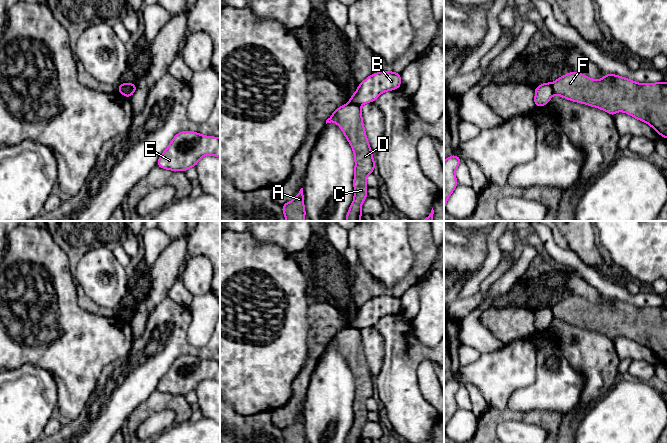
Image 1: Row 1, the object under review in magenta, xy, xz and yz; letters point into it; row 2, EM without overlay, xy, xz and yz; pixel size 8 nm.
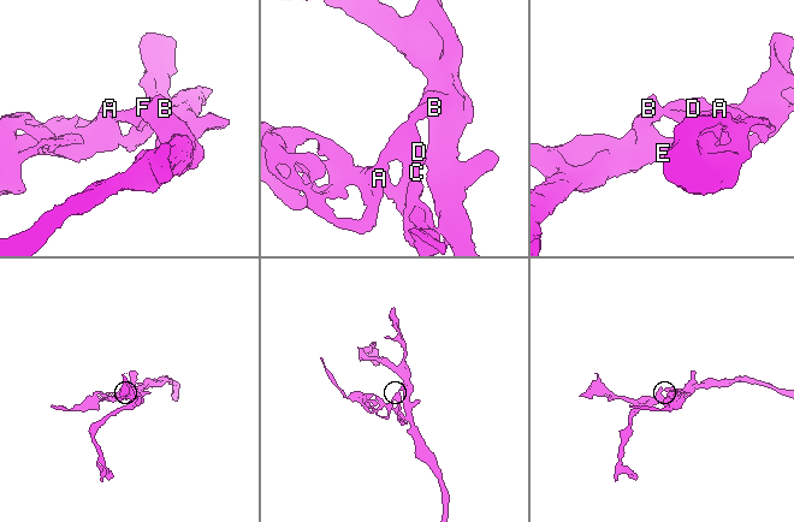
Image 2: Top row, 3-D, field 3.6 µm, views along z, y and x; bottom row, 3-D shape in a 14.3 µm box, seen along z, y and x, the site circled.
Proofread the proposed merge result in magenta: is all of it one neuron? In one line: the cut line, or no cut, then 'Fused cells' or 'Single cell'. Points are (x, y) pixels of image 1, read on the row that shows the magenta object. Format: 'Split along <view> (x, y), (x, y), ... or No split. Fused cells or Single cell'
Split along xz (350, 102), (359, 106). Fused cells

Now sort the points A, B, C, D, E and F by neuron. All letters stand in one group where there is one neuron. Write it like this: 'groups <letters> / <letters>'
groups A C D F / B E

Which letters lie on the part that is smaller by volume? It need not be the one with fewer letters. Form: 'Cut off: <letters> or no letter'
Cut off: A, C, D, F

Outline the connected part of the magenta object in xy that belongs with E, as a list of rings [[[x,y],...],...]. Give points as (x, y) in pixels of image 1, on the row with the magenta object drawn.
[[[181,131],[175,135],[169,146],[160,155],[157,166],[172,171],[183,171],[196,167],[198,161],[206,155],[220,157],[220,138],[204,136],[194,131]]]

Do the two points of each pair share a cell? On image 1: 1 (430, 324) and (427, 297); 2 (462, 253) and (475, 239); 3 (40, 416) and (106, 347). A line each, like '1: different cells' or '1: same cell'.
1: same cell
2: same cell
3: different cells

